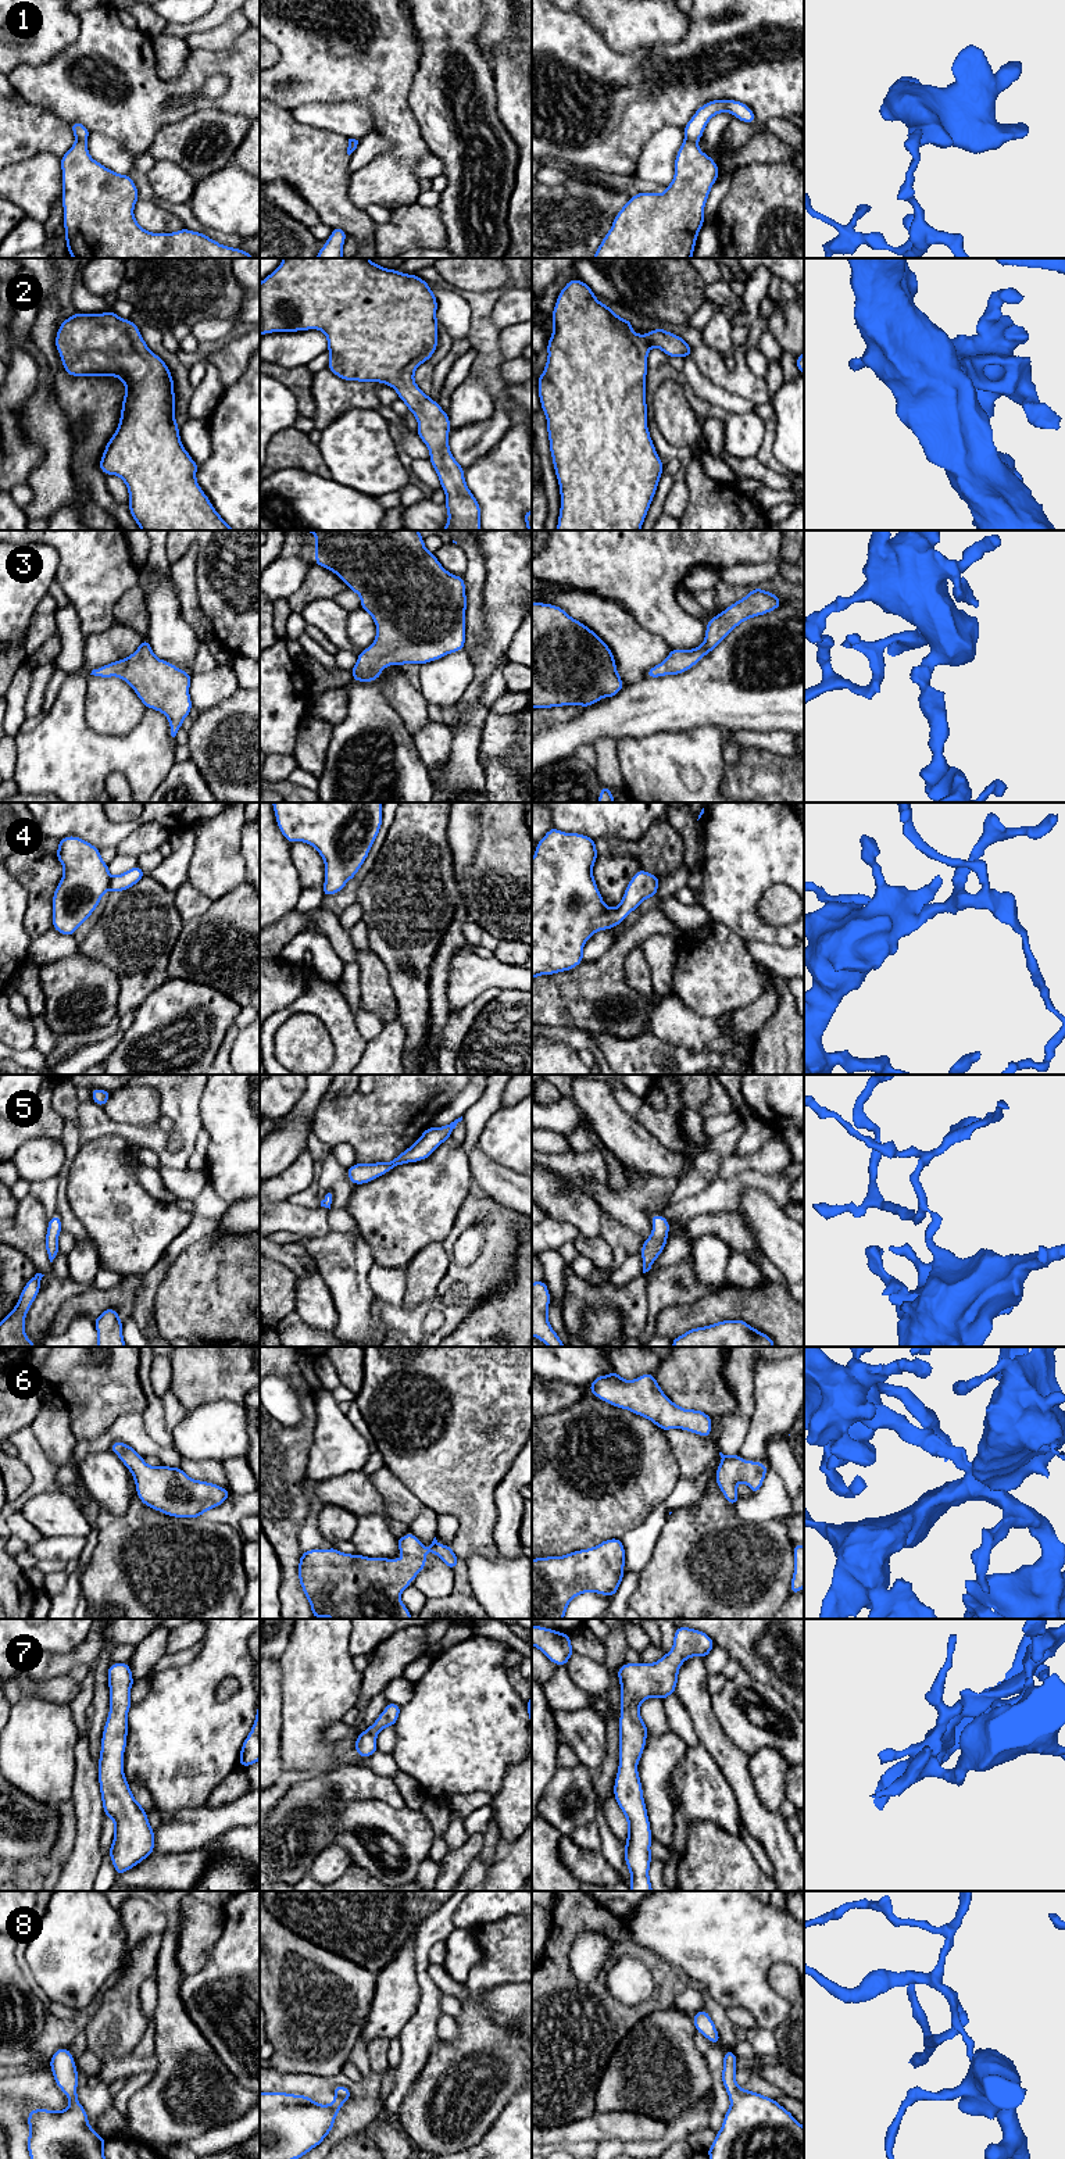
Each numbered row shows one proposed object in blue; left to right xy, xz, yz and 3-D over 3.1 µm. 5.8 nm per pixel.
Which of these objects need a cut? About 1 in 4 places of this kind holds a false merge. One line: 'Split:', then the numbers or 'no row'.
Split: 1

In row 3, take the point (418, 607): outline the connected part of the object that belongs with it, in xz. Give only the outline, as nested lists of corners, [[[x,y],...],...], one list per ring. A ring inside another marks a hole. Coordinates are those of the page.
[[[286,530],[286,532],[314,532],[315,533],[315,565],[328,568],[335,572],[350,590],[355,591],[361,598],[361,608],[365,610],[376,623],[376,639],[374,643],[358,653],[358,660],[351,669],[353,680],[355,682],[375,682],[385,666],[396,665],[401,666],[407,662],[411,664],[428,664],[435,660],[440,660],[446,654],[464,650],[465,646],[465,611],[467,611],[467,594],[465,582],[462,576],[455,576],[446,571],[437,561],[433,553],[428,551],[424,544],[424,537],[418,530]]]

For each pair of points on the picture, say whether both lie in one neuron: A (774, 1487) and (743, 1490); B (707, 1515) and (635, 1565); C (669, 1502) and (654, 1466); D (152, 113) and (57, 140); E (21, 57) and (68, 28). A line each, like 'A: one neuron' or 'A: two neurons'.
A: two neurons
B: two neurons
C: two neurons
D: two neurons
E: one neuron

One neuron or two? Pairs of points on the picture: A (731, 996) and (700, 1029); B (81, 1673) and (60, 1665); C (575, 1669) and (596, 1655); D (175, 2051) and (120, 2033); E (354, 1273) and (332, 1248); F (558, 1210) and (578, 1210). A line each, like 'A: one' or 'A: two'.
A: two
B: two
C: two
D: two
E: one
F: one

